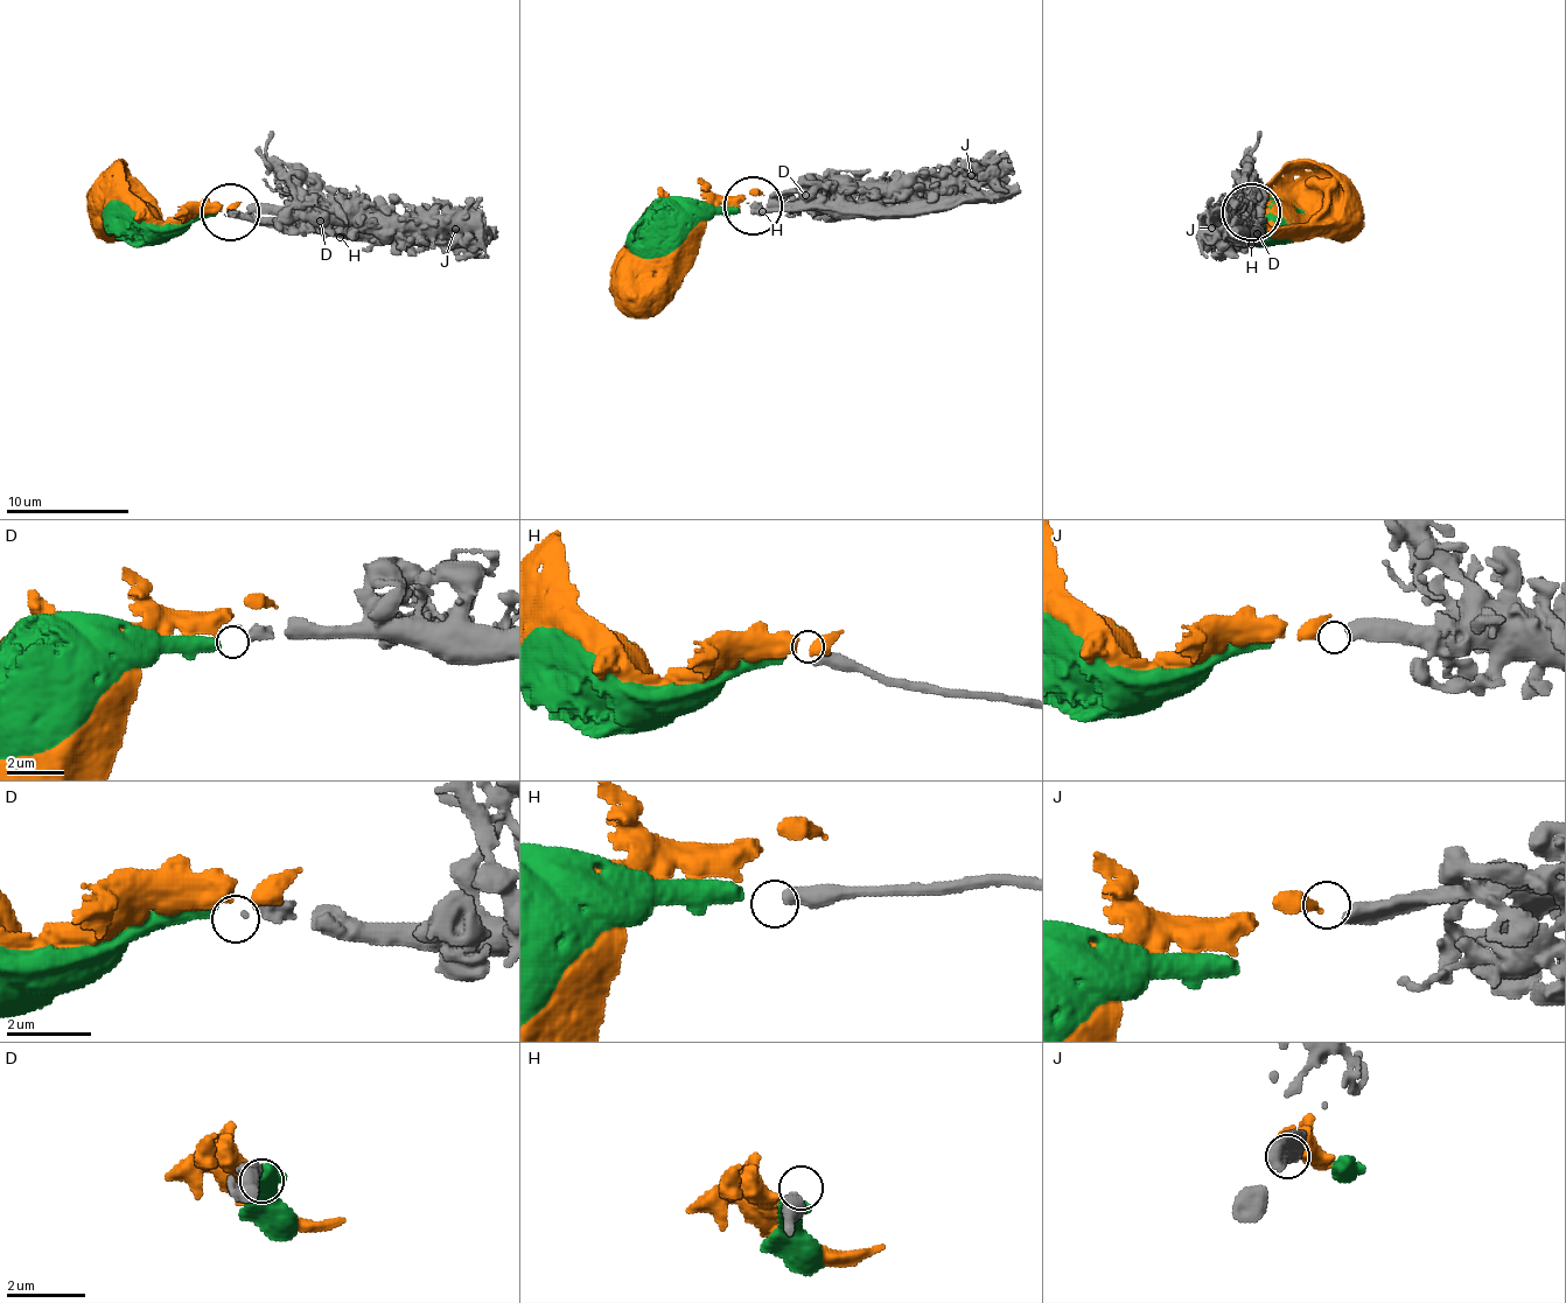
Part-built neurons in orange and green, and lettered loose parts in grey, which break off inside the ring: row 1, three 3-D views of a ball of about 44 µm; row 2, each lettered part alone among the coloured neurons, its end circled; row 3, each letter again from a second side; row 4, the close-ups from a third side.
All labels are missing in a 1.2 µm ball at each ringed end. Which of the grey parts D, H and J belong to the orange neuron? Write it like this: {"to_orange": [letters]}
{"to_orange": ["J"]}

